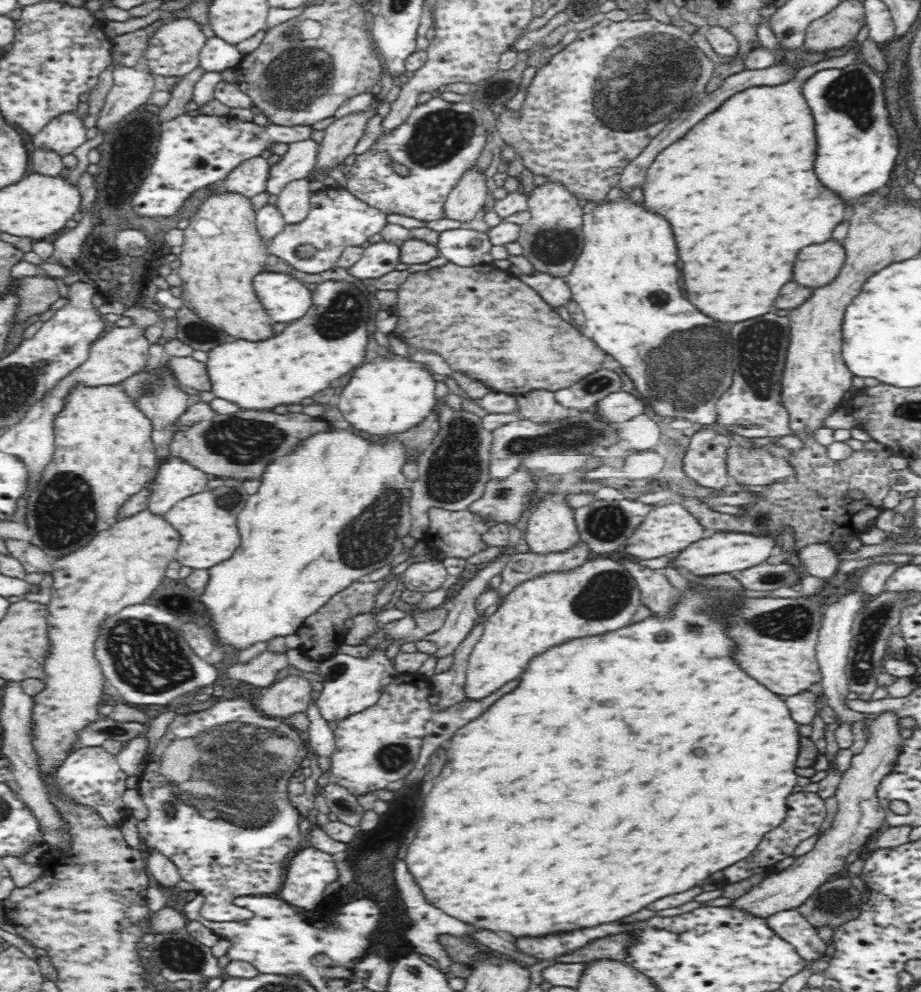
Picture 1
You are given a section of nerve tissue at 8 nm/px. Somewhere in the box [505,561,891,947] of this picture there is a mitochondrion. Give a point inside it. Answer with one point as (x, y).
(605, 595)

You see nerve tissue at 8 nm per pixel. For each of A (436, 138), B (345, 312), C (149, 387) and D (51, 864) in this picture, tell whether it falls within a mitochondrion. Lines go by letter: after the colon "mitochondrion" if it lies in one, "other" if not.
A: mitochondrion
B: mitochondrion
C: mitochondrion
D: other

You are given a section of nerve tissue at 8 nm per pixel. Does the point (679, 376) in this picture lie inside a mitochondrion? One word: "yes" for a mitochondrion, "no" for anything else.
yes

